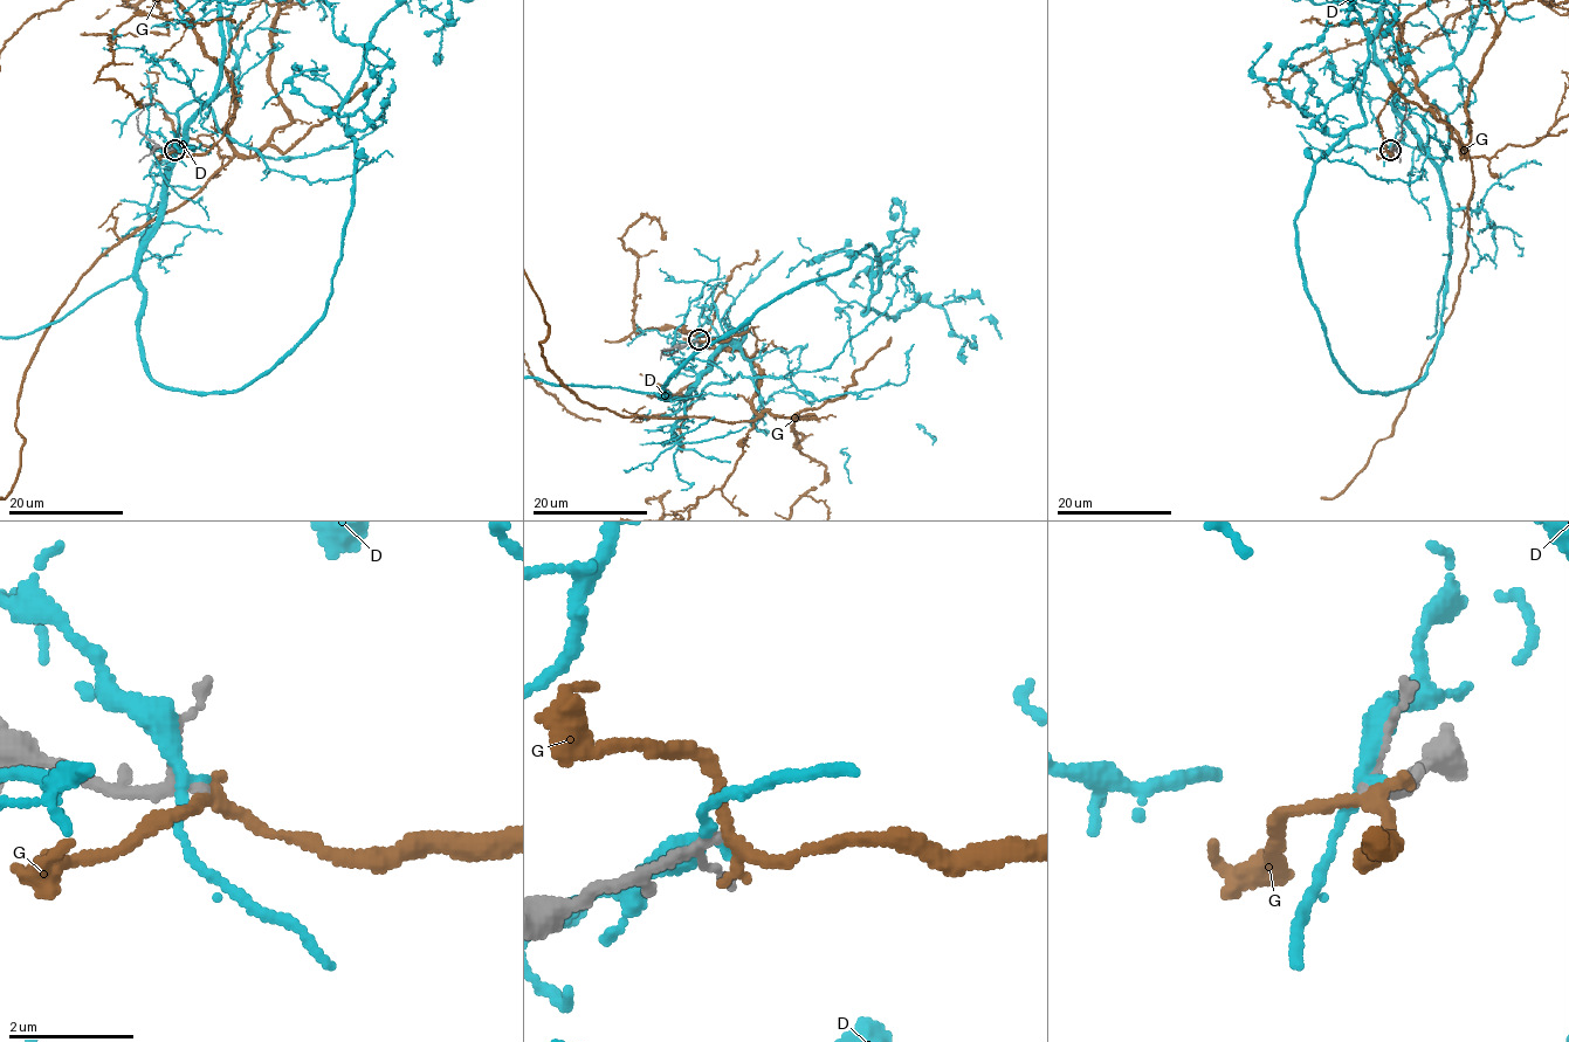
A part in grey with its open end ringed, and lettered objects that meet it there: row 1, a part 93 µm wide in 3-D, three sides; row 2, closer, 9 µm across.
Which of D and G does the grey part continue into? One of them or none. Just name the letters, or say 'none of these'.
none of these

